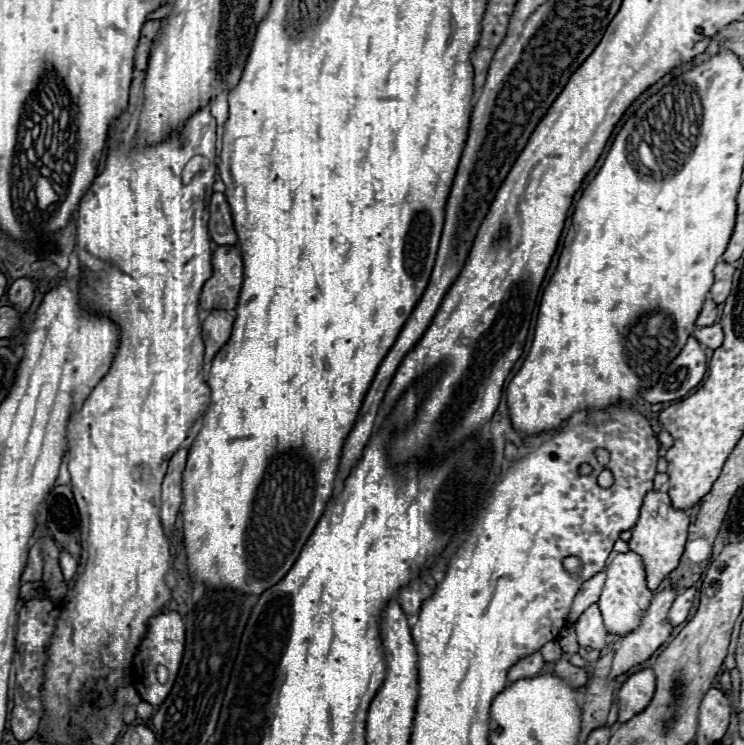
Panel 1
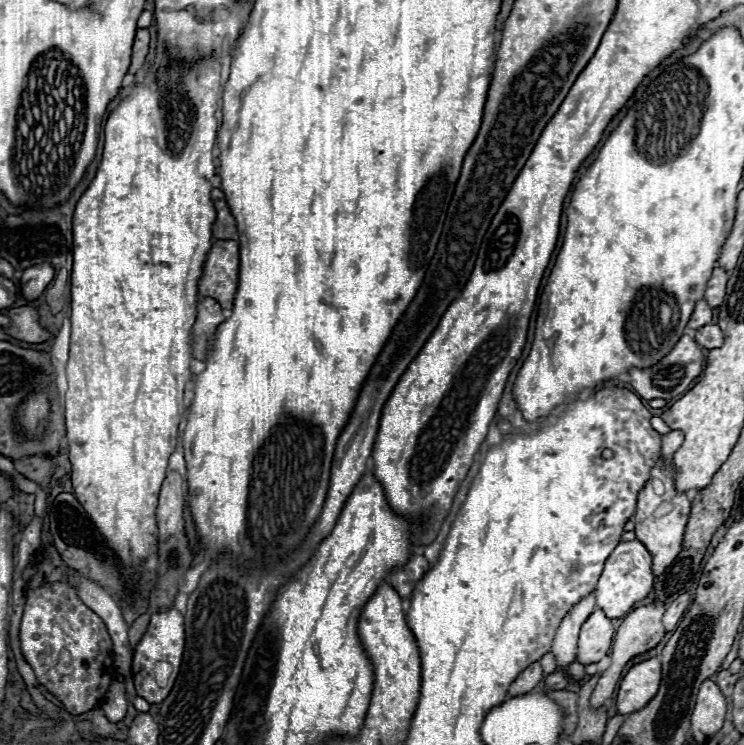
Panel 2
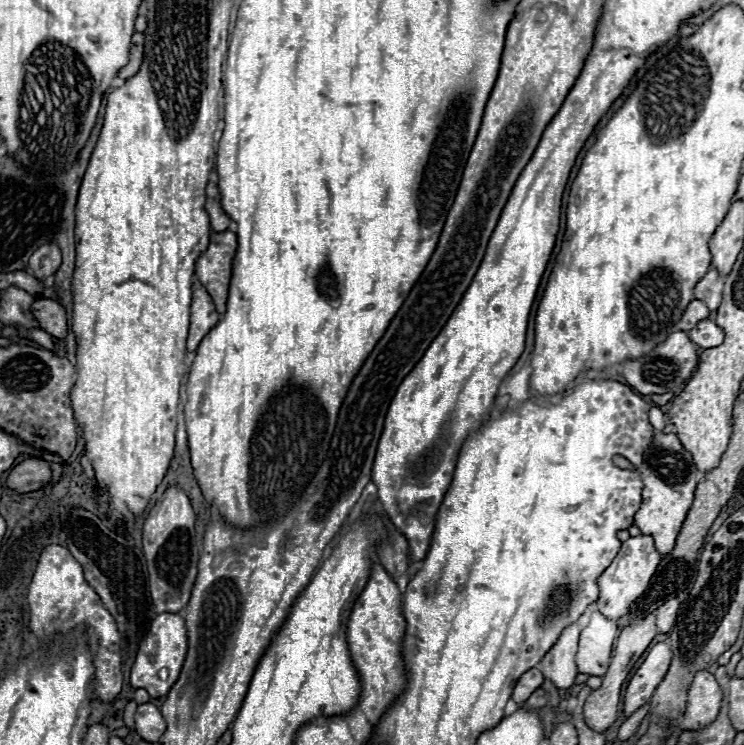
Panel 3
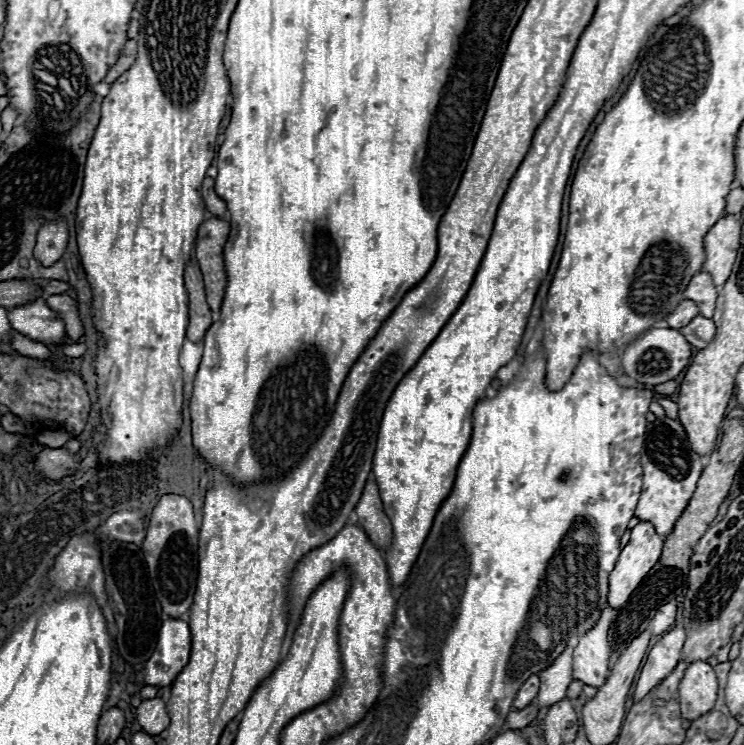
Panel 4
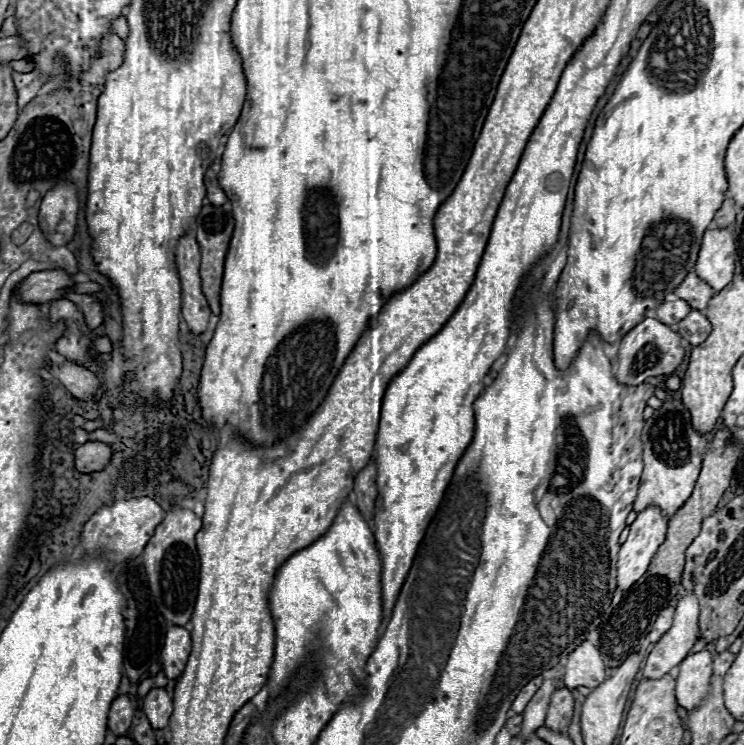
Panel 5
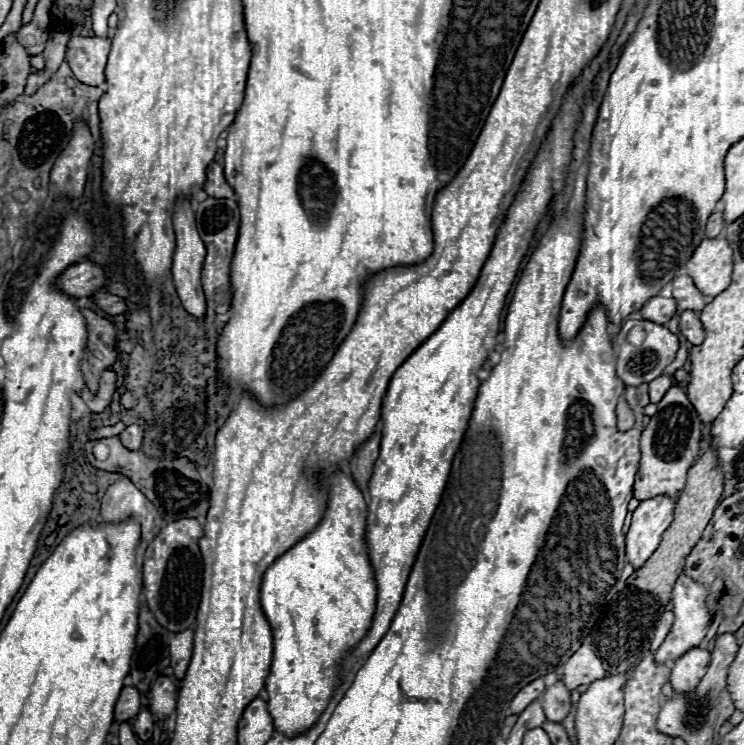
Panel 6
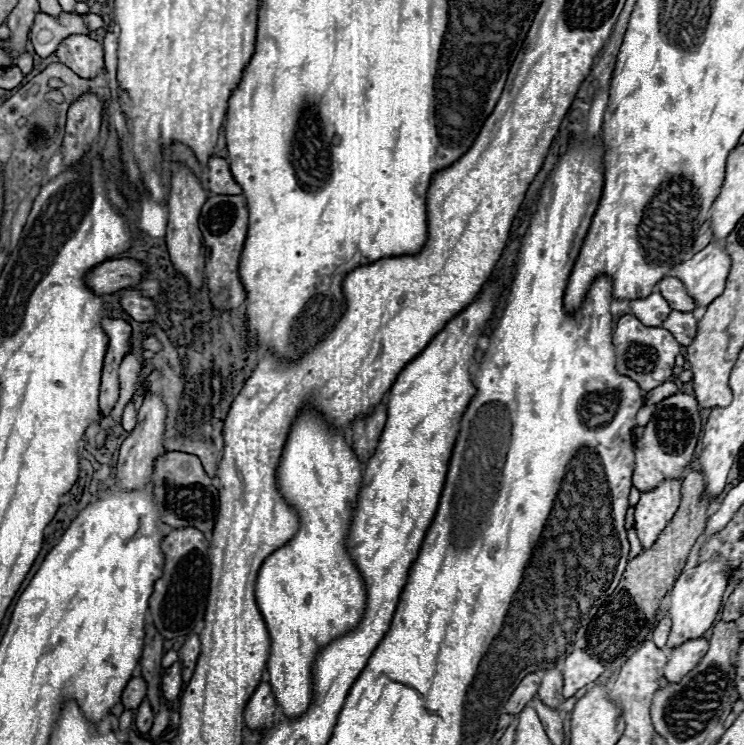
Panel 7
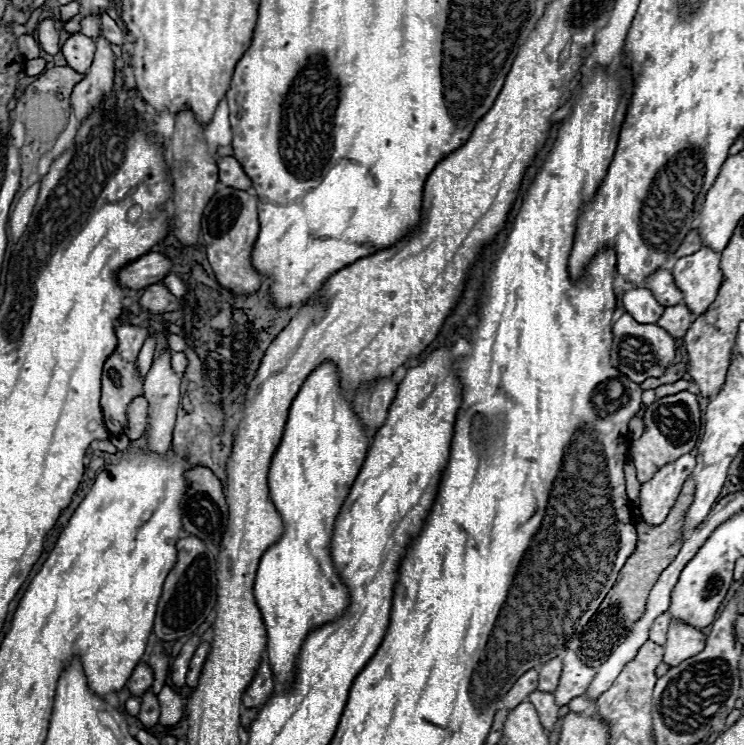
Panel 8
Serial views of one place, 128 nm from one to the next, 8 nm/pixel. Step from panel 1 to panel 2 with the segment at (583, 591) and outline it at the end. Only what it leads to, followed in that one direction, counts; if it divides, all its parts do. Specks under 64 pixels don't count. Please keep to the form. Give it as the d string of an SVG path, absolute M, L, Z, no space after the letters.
M590 592L586 598L582 598L578 604L574 604L574 608L566 614L566 618L562 618L562 624L560 624L554 644L552 644L552 654L556 656L556 662L560 668L566 668L568 664L574 662L580 626L594 612L594 604L596 604L596 596L594 596L594 592Z

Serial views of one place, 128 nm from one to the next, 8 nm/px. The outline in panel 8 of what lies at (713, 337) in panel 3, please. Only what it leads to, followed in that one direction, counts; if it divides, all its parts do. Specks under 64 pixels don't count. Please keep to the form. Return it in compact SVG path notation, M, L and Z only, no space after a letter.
M678 304L678 306L668 306L664 310L662 318L658 320L658 326L664 328L672 338L680 340L680 338L684 338L686 330L692 326L692 322L694 322L692 312L684 304Z

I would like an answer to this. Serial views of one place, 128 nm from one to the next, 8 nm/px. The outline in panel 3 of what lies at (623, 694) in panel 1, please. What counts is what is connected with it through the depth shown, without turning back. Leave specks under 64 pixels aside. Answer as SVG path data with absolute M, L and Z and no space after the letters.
M660 642L650 650L644 664L636 670L636 674L632 676L624 692L624 714L626 716L636 712L640 706L644 706L652 698L654 690L666 676L670 660L672 660L672 648L666 642Z

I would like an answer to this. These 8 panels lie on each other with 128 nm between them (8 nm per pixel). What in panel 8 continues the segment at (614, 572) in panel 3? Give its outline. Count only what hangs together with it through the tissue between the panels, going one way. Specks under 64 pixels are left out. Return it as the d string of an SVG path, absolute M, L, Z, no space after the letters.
M684 454L676 462L660 468L652 480L642 484L640 514L648 526L658 526L666 520L694 466L696 458L692 454Z

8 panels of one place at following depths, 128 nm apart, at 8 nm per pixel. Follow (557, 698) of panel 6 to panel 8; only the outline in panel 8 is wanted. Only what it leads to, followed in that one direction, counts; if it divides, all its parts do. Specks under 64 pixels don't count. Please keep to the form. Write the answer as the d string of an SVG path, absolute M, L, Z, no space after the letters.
M554 658L548 664L544 664L540 668L540 682L538 682L538 690L546 690L546 692L554 692L558 688L558 678L562 674L562 660Z

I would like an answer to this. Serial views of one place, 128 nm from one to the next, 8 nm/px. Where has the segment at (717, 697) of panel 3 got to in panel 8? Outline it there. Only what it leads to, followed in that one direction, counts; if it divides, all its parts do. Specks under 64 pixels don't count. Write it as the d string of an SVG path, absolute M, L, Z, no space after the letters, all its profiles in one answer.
M672 622L668 628L668 642L664 644L666 648L664 662L670 668L674 668L686 658L700 654L704 650L704 642L706 642L706 636L698 628L680 624L680 622Z

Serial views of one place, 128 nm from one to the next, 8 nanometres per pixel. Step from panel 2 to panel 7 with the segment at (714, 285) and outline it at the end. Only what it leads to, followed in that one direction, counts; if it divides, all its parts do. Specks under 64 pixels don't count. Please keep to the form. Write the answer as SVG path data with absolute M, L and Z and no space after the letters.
M666 276L660 280L660 294L670 302L672 310L692 312L694 308L698 308L698 304L688 296L686 286L674 276Z

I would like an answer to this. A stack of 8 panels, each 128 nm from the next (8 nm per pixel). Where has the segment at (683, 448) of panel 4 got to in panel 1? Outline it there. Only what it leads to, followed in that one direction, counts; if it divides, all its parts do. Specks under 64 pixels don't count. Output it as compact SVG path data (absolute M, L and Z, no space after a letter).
M650 490L644 498L644 504L640 508L640 516L638 522L632 528L632 538L628 542L630 550L636 552L642 562L644 562L644 570L646 570L646 584L650 588L650 592L654 592L660 582L666 578L666 574L670 574L670 570L674 570L678 566L678 560L684 552L684 544L686 544L686 534L688 534L688 516L680 510L674 510L668 498L666 490Z

